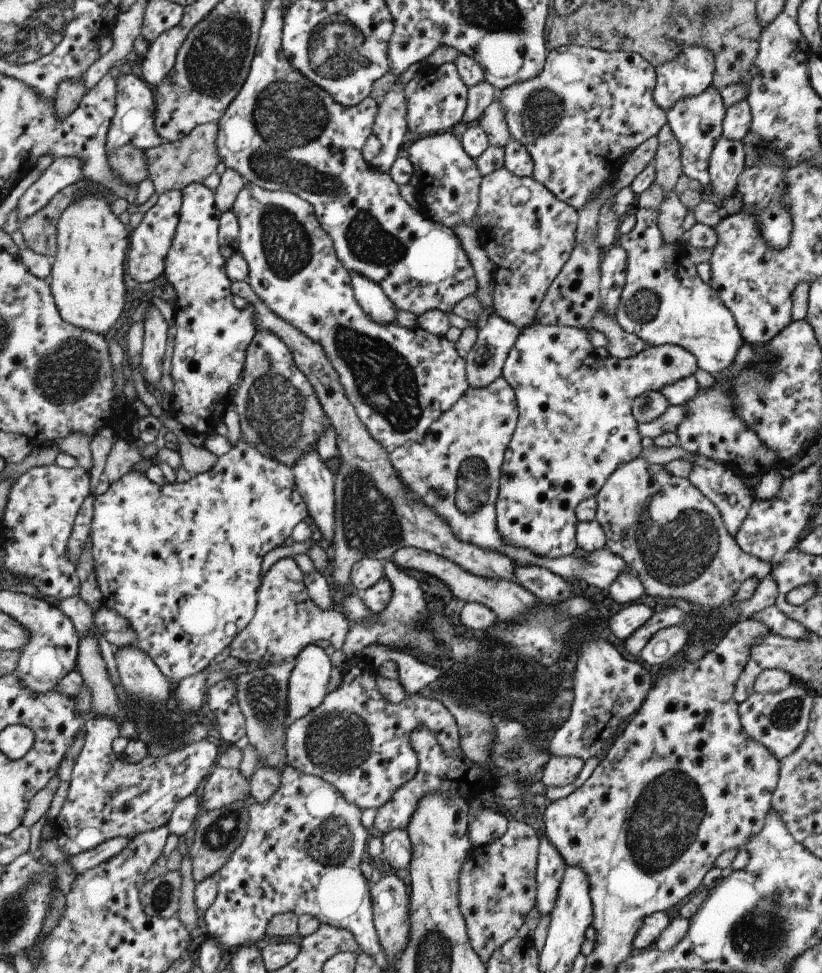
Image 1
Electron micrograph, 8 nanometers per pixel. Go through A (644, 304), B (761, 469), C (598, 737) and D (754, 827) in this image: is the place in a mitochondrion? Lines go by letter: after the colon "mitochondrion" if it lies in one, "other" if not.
A: mitochondrion
B: other
C: other
D: other

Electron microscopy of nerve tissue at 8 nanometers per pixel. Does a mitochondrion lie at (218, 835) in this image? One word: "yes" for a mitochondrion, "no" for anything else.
yes

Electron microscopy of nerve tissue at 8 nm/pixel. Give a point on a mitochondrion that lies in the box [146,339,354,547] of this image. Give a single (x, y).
(277, 413)

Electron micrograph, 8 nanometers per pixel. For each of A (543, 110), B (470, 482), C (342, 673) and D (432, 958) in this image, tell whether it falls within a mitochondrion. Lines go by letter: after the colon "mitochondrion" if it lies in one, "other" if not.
A: mitochondrion
B: mitochondrion
C: other
D: mitochondrion

